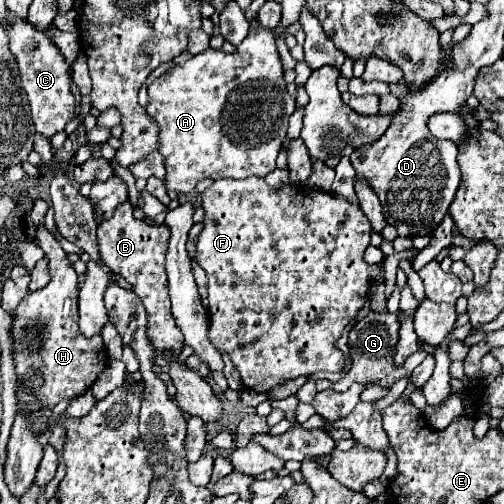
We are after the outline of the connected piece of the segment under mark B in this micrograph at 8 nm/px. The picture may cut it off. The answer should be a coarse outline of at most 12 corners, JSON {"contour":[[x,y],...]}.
{"contour":[[131,204],[97,228],[101,260],[123,276],[163,350],[185,344],[167,298],[165,224],[135,220]]}

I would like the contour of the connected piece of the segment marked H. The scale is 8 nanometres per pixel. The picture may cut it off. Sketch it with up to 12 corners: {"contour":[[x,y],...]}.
{"contour":[[45,226],[51,282],[15,308],[17,380],[41,408],[75,398],[107,364],[79,332],[77,274]]}

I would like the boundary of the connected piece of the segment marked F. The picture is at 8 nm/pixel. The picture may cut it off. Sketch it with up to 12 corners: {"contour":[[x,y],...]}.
{"contour":[[203,192],[209,336],[255,392],[341,372],[383,280],[357,204]]}

